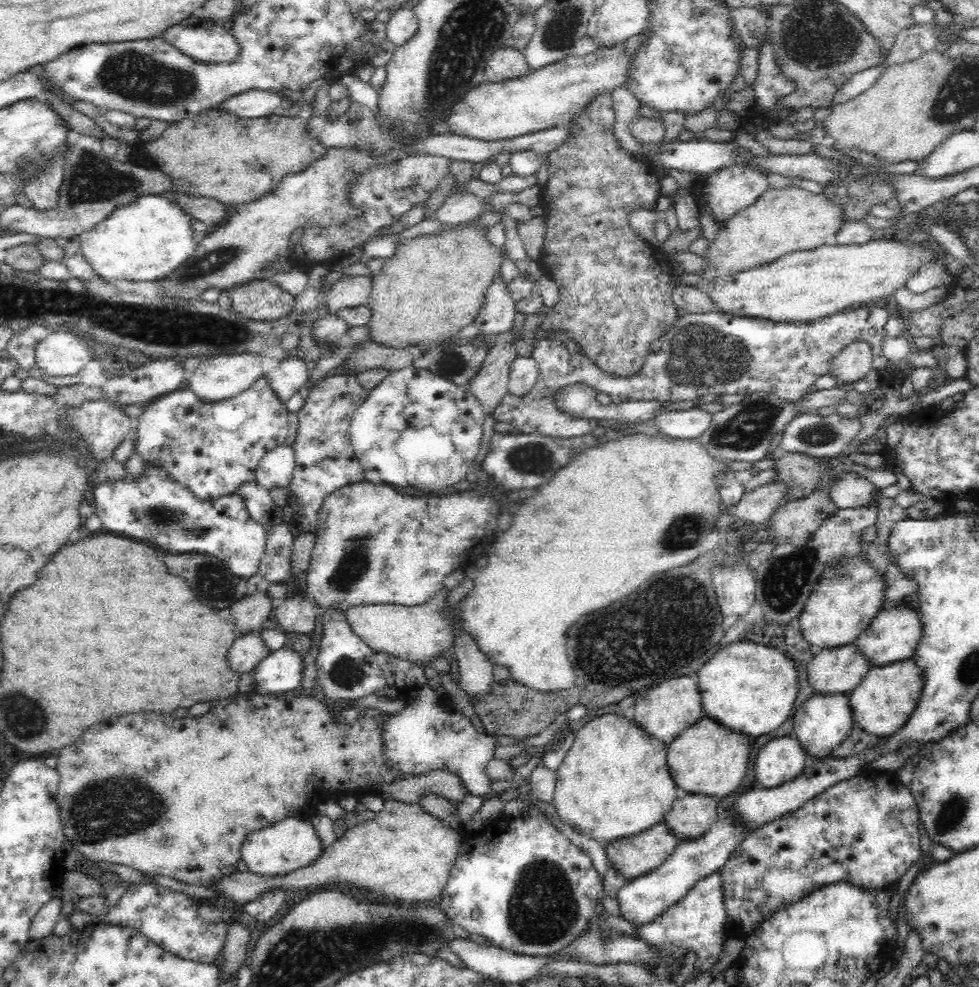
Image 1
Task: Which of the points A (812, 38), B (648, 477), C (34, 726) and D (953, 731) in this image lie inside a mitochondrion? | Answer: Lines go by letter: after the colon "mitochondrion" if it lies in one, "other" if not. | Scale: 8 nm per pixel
A: mitochondrion
B: other
C: mitochondrion
D: other

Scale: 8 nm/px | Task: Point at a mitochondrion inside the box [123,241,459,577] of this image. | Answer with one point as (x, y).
(156, 515)

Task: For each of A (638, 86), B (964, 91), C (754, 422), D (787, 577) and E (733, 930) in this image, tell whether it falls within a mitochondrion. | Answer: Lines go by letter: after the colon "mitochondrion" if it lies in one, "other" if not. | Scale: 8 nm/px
A: other
B: mitochondrion
C: mitochondrion
D: mitochondrion
E: other

